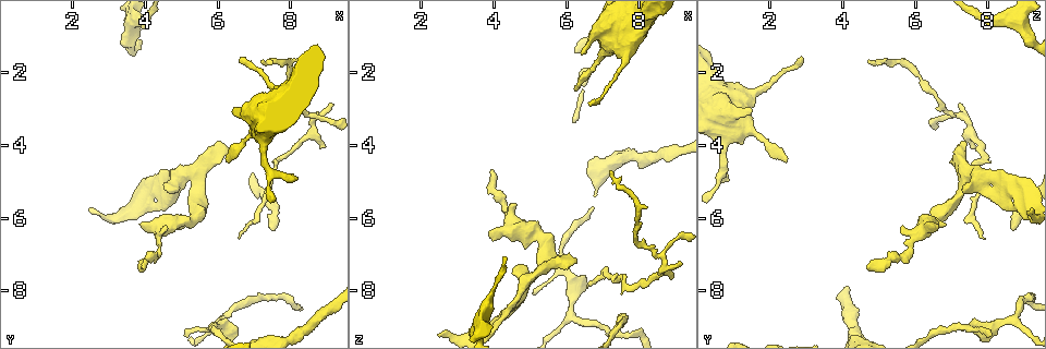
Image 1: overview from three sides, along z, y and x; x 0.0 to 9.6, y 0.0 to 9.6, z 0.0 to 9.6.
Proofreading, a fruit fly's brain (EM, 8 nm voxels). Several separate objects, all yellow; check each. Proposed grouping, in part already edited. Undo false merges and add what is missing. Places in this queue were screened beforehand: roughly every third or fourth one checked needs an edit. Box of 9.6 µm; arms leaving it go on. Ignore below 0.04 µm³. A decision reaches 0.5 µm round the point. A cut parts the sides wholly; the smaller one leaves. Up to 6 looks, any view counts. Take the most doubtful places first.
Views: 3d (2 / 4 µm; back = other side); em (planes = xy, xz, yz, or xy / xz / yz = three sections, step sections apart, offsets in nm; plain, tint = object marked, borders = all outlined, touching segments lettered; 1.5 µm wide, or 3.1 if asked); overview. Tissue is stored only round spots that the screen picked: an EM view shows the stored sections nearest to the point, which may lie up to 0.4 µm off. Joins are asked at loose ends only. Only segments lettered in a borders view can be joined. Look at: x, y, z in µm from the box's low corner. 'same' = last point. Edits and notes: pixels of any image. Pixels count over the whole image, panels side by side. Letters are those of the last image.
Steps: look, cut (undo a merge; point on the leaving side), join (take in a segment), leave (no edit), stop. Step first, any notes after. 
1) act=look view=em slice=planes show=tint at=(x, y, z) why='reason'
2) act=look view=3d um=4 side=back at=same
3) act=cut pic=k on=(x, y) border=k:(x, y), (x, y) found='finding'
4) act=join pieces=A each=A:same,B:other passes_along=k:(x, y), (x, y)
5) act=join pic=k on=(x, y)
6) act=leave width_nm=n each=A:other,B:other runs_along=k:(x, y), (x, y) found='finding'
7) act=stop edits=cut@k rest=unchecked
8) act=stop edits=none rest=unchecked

act=look view=em slice=planes show=borders at=(3.95, 7.40, 4.70) why='free end'

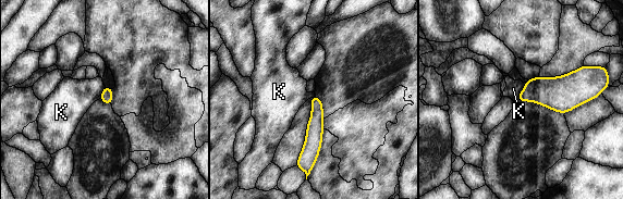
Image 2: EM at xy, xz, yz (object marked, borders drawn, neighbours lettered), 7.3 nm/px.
act=leave each=K:other runs_along=2:(316, 99), (316, 124), (308, 168) found='no lettered segment goes on from it'

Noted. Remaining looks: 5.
act=look view=3d um=2 at=(6.05, 3.90, 7.45) why='free end'

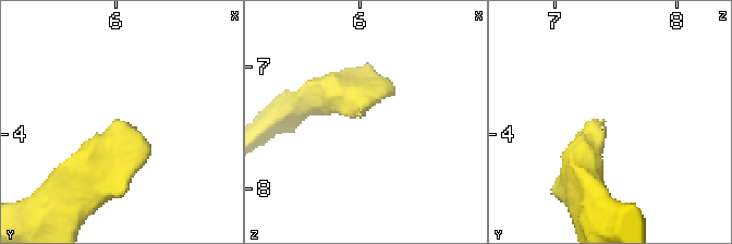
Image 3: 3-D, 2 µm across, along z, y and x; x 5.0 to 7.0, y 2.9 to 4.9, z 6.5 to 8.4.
act=look view=em slice=planes show=tint at=(6.02, 3.92, 7.42) why='shape alone is not enough'

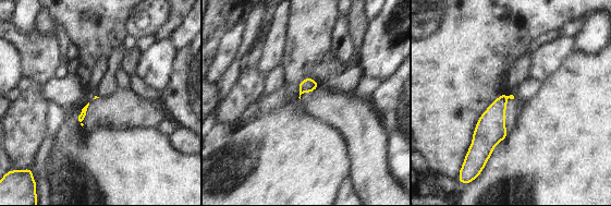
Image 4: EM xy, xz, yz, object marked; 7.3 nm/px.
act=look view=em slice=planes show=borders at=same why='what lies round it'

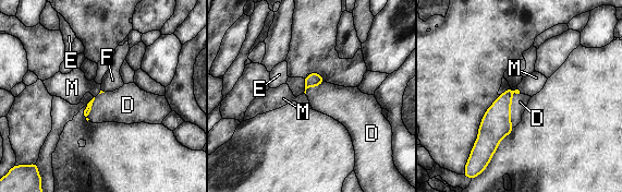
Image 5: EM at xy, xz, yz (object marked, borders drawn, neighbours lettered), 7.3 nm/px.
act=join pic=5 on=(520, 102) each=D:same,E:other,F:other,M:other found='it goes on there'

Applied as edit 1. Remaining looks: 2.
act=look view=overview

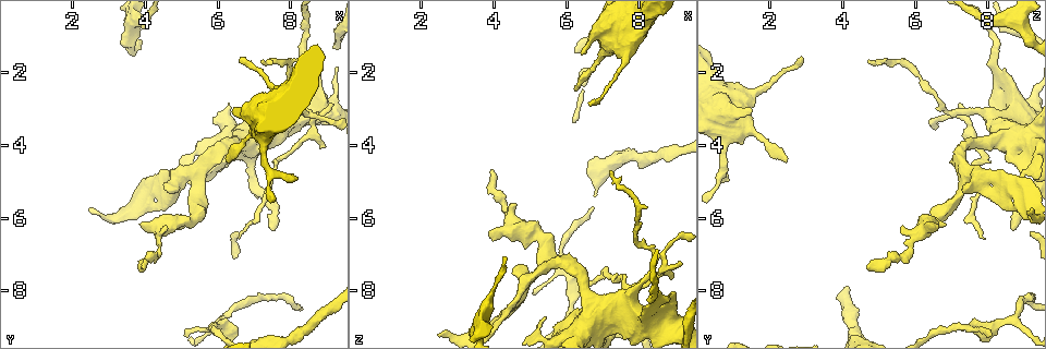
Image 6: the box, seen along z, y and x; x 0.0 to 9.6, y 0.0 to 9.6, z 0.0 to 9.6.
act=look view=em slice=planes show=borders at=(8.95, 4.10, 7.65) why='thin end'

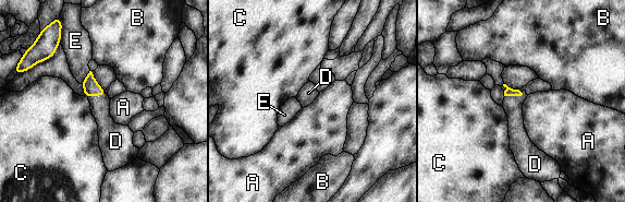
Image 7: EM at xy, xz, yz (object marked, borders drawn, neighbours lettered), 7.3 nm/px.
act=join pic=7 on=(513, 105) each=A:other,B:other,C:other,D:same,E:other passes_along=7:(509, 92), (514, 95), (513, 105) found='it goes on there'

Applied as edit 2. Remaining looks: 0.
act=stop edits=join@5,join@7 rest=unchecked

